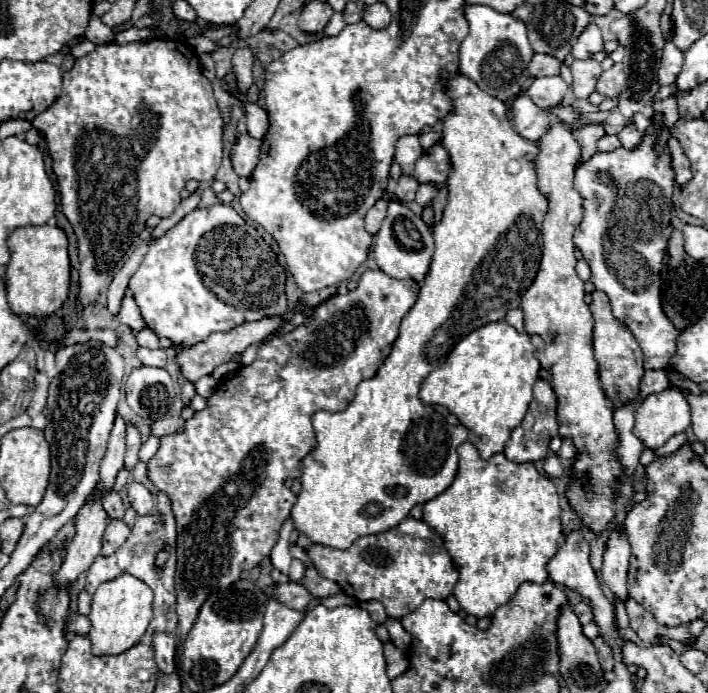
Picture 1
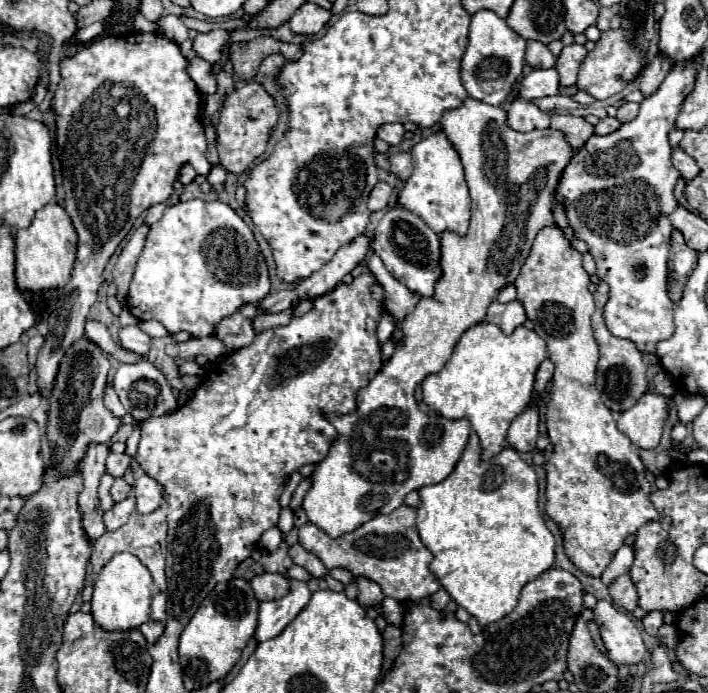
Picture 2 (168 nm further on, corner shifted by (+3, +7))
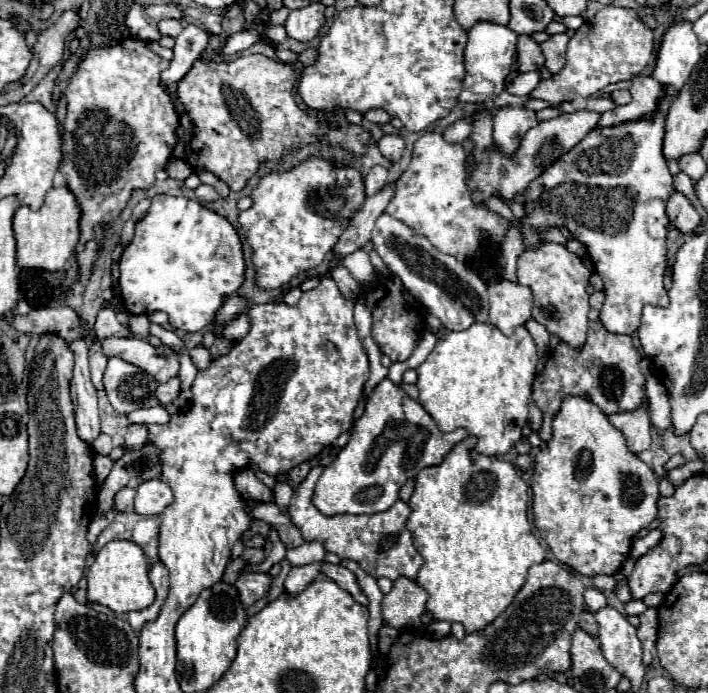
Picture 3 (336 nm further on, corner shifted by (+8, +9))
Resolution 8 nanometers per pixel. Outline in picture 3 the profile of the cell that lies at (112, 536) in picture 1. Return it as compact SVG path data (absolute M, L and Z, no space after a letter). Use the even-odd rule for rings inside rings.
M133 488L119 490L119 494L115 494L113 510L115 512L131 512L133 510L133 498L135 498L135 490Z

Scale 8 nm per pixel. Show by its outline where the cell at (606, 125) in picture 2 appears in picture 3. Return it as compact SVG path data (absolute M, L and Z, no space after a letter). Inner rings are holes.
M633 78L633 86L629 92L631 92L631 102L627 106L617 106L613 110L613 116L611 112L603 112L599 128L617 126L623 122L639 120L645 114L651 114L657 108L661 84L655 78Z

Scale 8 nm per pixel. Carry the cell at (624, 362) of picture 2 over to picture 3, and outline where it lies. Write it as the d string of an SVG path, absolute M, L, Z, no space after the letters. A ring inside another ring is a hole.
M593 292L589 298L589 332L587 342L581 352L563 352L563 344L557 346L555 354L549 356L545 370L533 382L533 400L537 408L543 412L543 422L539 428L539 436L543 442L551 438L551 422L557 414L563 396L567 394L587 394L587 398L597 404L605 414L635 410L645 400L645 376L639 368L639 356L633 348L631 336L619 336L607 332L599 322L599 310L603 306L605 294Z

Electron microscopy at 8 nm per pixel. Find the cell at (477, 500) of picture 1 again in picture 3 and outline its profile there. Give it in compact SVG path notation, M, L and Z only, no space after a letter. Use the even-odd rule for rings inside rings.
M467 436L453 446L439 466L433 470L423 468L417 474L415 490L409 500L411 516L407 520L415 546L425 560L417 574L417 584L429 594L427 612L431 612L435 620L461 622L469 634L491 624L511 604L523 586L529 566L545 560L545 548L533 536L527 516L529 486L511 462L499 460L497 456L479 454L475 446L477 438Z

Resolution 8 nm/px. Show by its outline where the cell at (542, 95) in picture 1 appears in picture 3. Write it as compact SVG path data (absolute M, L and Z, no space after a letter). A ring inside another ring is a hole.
M539 70L523 72L507 86L507 92L515 94L515 96L529 96L537 88L539 82L541 82L541 72Z

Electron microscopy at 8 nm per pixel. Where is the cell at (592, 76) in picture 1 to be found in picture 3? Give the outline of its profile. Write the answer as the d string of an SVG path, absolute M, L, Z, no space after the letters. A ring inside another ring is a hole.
M555 34L547 42L541 44L541 50L545 54L545 68L551 74L557 74L565 66L565 54L567 54L569 36L567 34Z

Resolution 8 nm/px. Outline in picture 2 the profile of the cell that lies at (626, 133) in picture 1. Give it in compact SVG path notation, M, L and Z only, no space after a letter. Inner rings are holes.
M624 102L624 104L618 108L616 118L624 124L624 122L634 120L634 118L636 118L636 114L638 114L638 104L636 104L636 102Z

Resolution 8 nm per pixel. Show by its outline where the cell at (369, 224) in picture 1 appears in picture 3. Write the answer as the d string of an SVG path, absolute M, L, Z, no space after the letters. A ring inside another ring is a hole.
M373 166L369 170L369 174L365 176L365 188L367 188L367 196L375 196L377 192L381 192L381 188L387 182L387 170L383 166Z

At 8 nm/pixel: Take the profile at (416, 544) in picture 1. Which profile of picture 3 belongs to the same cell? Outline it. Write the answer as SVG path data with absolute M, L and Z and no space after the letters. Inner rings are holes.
M315 466L291 498L289 518L293 520L295 526L299 526L303 540L305 542L319 540L327 552L335 552L341 560L357 562L373 578L397 580L397 578L405 576L409 580L415 580L415 576L423 564L423 558L413 544L411 532L407 530L409 506L405 502L397 500L389 510L379 512L379 514L369 514L369 516L367 514L361 514L361 516L345 514L339 518L327 518L327 516L319 514L319 510L315 510L315 506L311 504L313 488L315 488L315 482L317 482L321 470L323 468Z

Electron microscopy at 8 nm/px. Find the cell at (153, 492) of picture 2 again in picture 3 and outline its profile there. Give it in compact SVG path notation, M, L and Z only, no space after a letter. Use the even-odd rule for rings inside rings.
M145 480L137 486L135 512L141 516L161 514L171 502L173 502L173 492L161 480Z

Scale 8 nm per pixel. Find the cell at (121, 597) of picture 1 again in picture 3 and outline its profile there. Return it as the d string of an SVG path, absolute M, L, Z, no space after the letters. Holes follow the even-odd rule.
M123 540L109 542L95 556L95 562L87 572L87 600L99 606L107 606L115 614L129 614L143 610L151 606L155 600L155 590L151 588L147 572L149 564L143 550L139 550L139 546Z

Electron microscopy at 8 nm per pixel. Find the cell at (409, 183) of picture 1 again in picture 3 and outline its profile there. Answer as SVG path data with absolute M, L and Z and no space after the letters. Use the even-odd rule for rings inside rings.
M383 136L377 142L377 148L381 150L381 154L389 160L389 162L399 162L405 150L405 144L401 140L401 136Z

